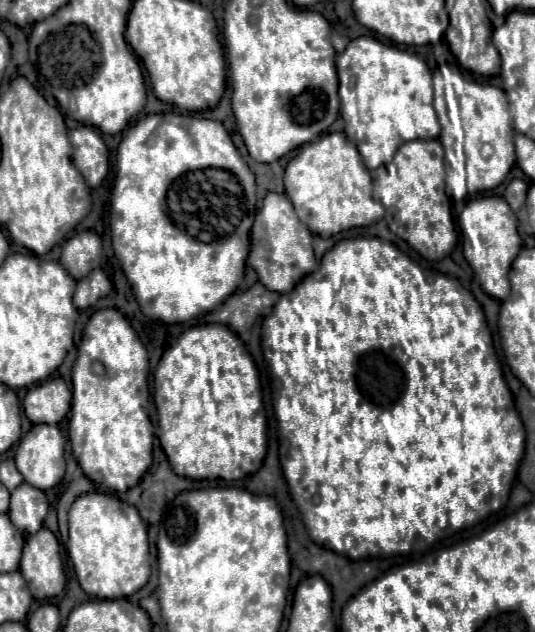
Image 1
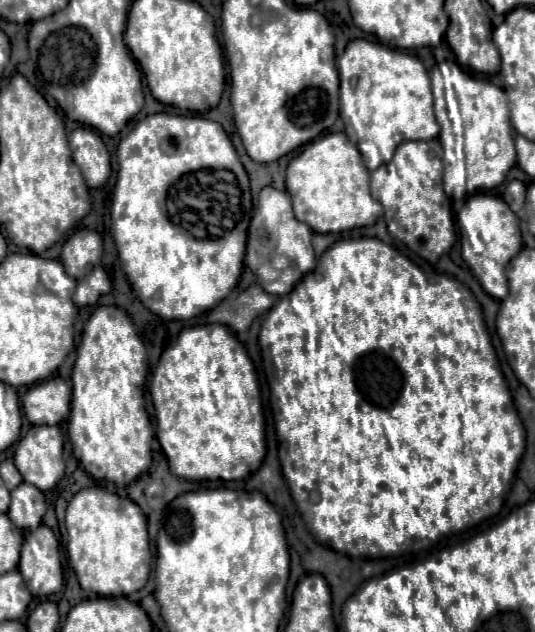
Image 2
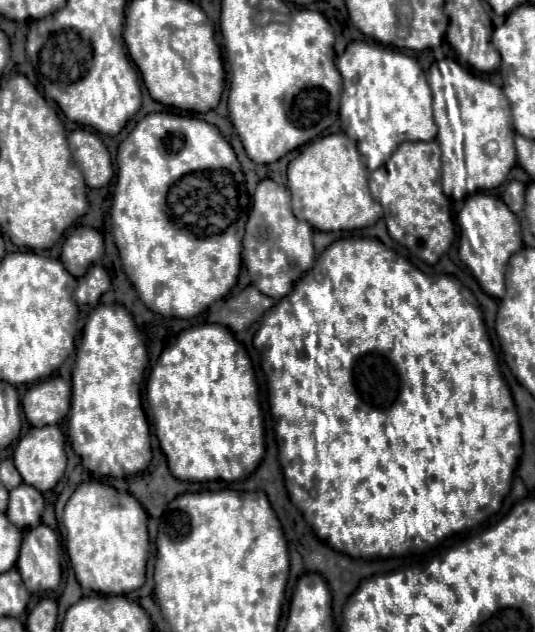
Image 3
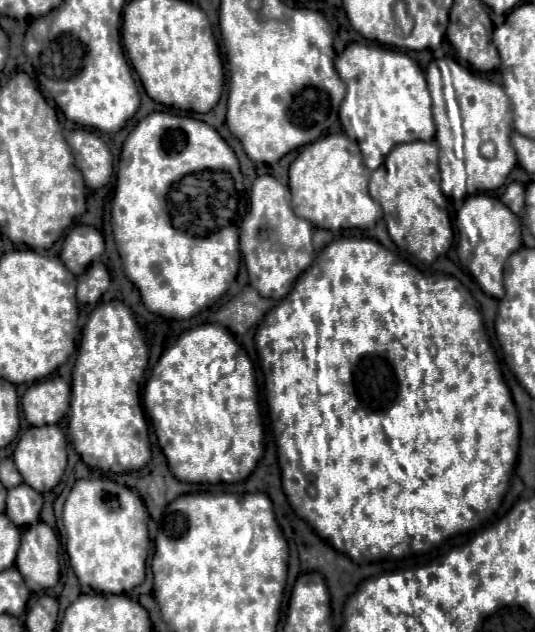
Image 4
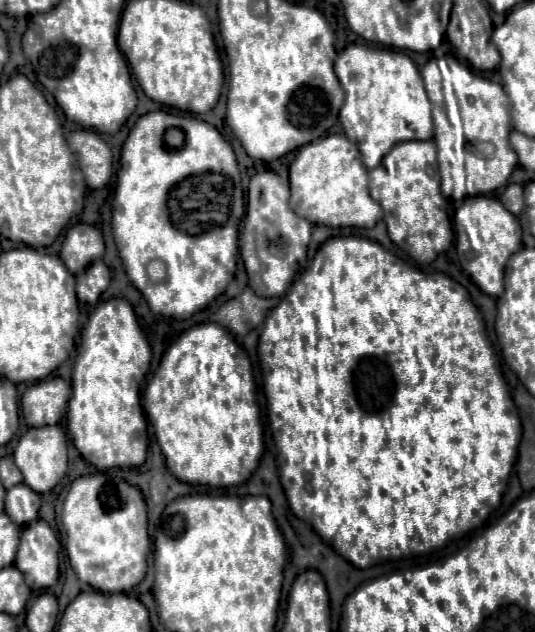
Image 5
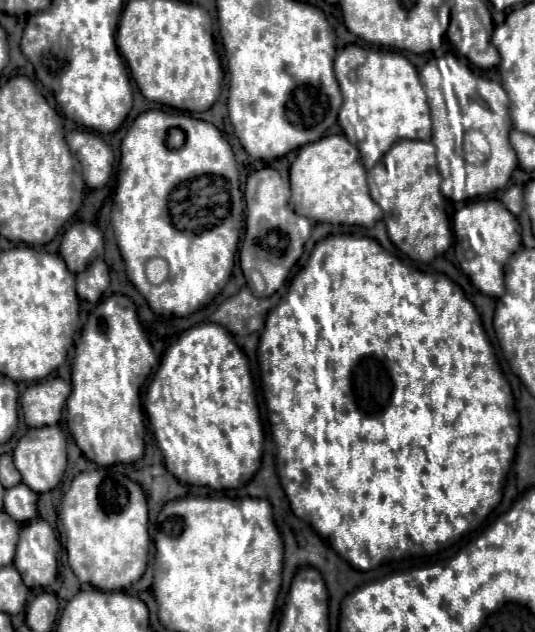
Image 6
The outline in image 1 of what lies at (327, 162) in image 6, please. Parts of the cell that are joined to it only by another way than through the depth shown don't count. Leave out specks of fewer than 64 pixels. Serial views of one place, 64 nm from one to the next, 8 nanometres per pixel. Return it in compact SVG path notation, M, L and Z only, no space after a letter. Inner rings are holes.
M330 132L304 144L286 166L284 186L298 218L310 232L322 238L330 238L342 230L370 226L384 216L384 206L372 198L370 172L344 132Z

